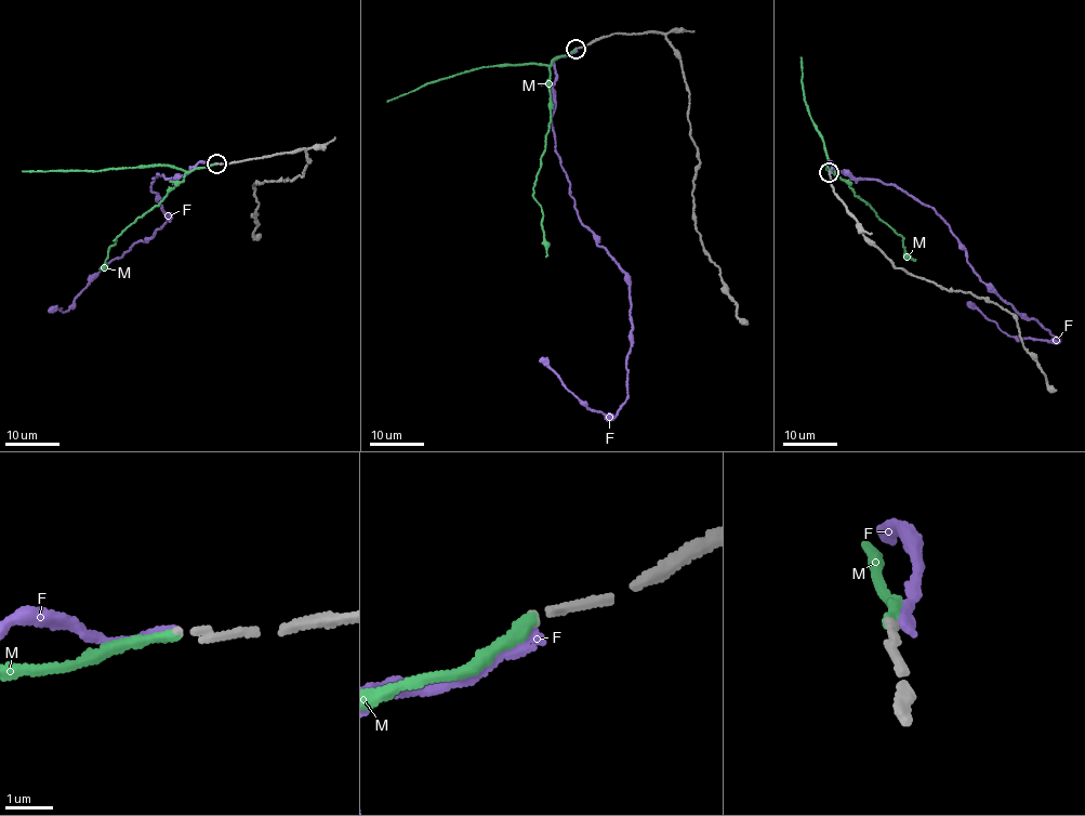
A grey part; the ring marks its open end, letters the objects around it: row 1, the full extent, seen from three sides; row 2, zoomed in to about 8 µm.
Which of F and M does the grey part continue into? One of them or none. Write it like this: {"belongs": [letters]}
{"belongs": ["M"]}

